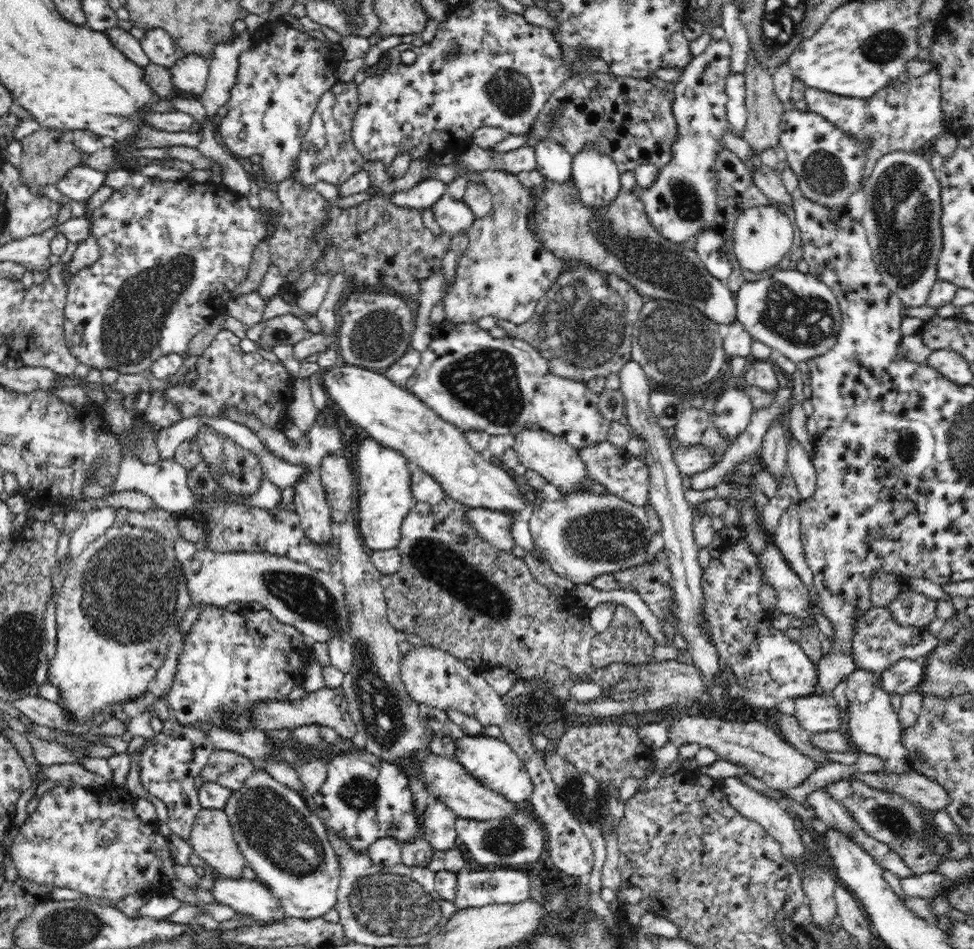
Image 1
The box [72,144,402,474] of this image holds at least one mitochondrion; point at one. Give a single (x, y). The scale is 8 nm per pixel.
(134, 326)

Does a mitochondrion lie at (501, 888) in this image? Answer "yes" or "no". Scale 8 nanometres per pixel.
no

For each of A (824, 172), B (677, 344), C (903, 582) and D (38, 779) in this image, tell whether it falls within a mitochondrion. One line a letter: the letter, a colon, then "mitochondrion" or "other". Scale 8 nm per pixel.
A: mitochondrion
B: mitochondrion
C: other
D: other

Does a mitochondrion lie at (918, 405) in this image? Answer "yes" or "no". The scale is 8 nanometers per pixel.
no

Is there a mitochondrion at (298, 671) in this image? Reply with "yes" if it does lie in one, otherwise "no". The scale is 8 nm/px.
no

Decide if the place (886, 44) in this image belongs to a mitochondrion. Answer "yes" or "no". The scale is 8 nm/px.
yes

